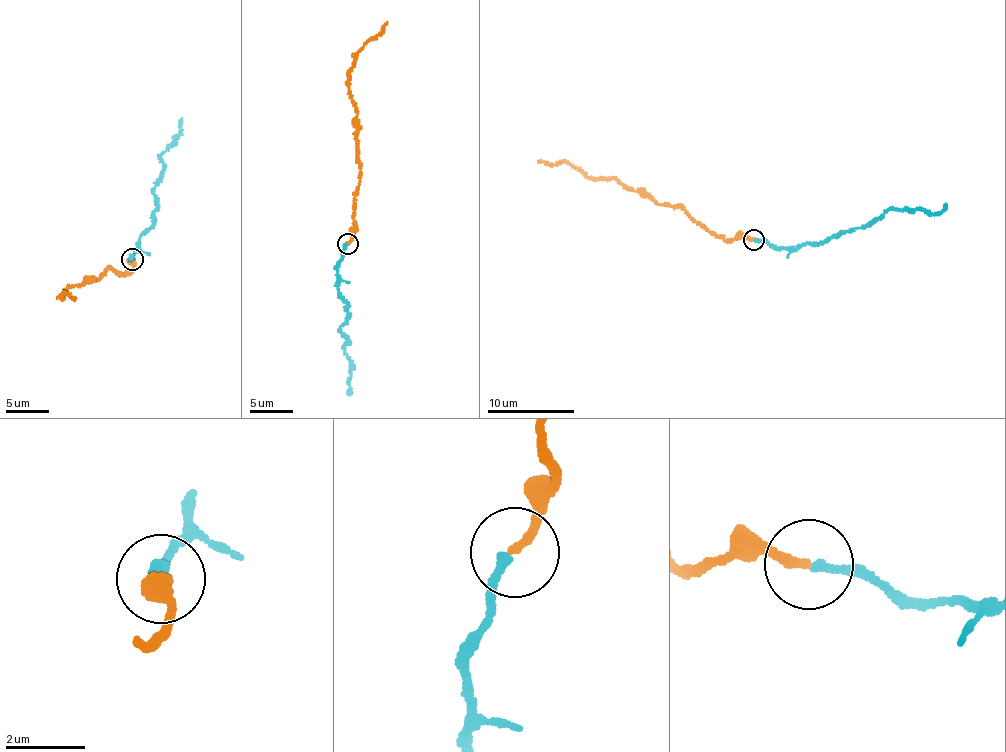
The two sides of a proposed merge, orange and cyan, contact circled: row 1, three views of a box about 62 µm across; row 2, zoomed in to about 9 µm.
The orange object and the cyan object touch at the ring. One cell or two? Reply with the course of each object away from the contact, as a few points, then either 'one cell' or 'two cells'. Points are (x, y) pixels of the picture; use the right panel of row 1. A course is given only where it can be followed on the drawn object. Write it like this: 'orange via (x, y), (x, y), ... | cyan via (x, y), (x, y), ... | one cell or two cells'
orange via (754, 240), (715, 237), (680, 206), (654, 203), (614, 179), (591, 178), (564, 162), (538, 160) | cyan via (754, 240), (796, 251), (806, 244), (815, 245), (864, 228), (891, 209), (937, 215), (946, 203) | one cell

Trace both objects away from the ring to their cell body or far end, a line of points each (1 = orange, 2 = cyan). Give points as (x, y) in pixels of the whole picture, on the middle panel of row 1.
1: (348, 244), (356, 228), (354, 210), (361, 172), (357, 108), (348, 89), (350, 69), (355, 54), (387, 22)
2: (348, 244), (337, 266), (337, 284), (338, 297), (348, 309), (340, 331), (349, 343), (344, 346), (352, 392)

